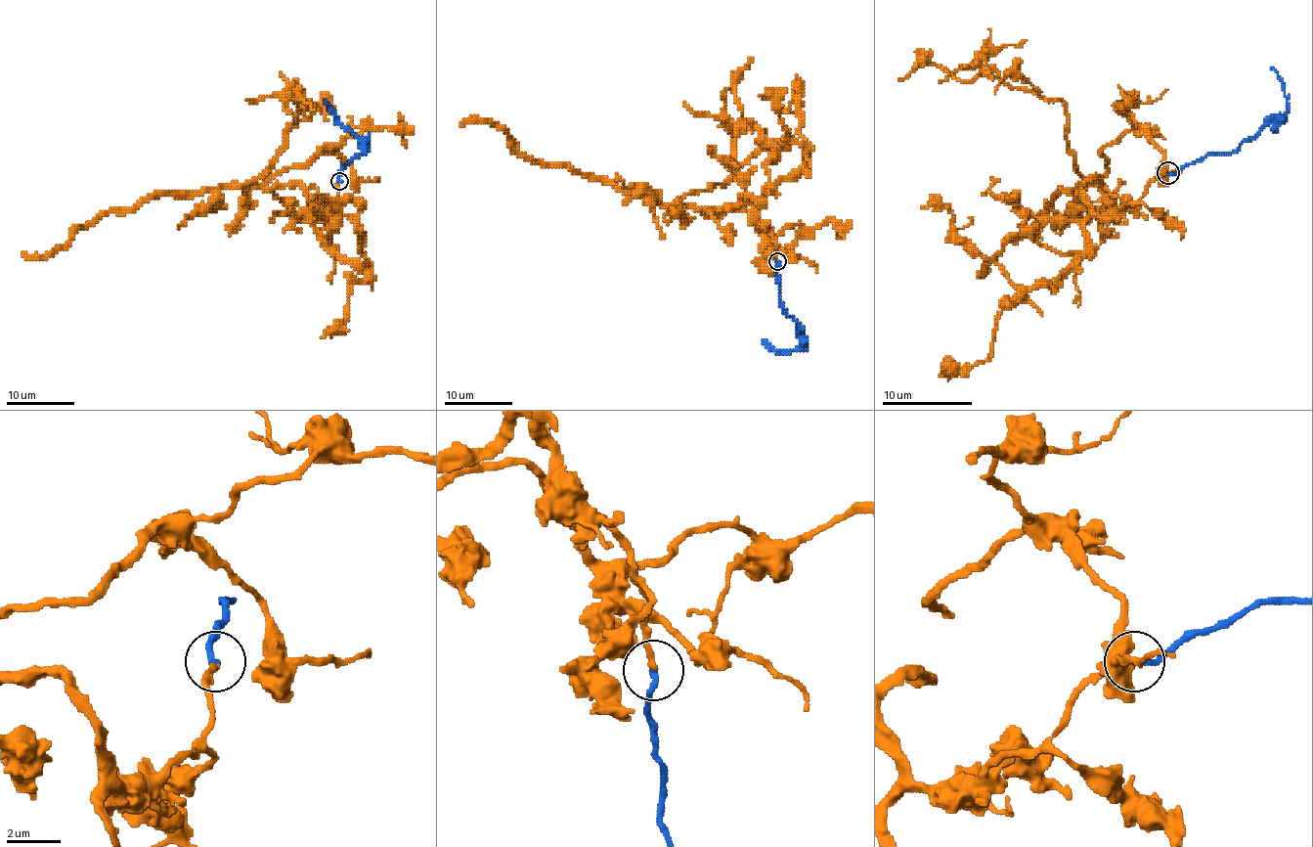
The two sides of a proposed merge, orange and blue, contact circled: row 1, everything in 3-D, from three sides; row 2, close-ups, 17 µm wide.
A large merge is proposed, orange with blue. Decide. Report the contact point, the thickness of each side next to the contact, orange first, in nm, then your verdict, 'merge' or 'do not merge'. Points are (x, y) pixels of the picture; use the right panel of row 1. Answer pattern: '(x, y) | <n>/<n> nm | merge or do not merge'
(1168, 173) | 140/200 nm | merge

